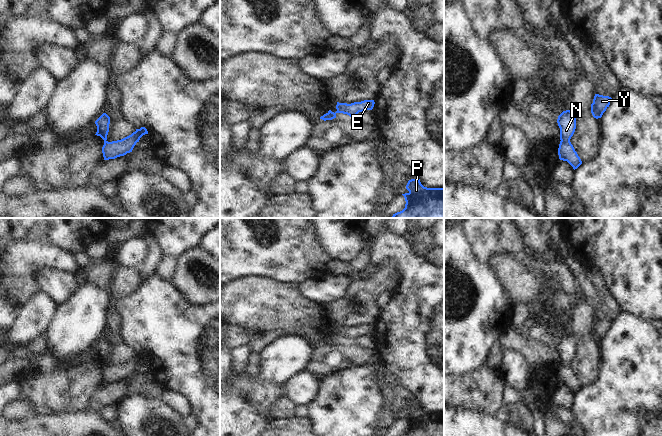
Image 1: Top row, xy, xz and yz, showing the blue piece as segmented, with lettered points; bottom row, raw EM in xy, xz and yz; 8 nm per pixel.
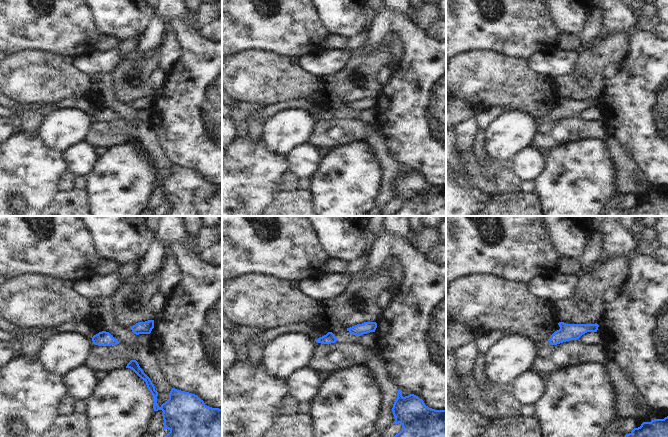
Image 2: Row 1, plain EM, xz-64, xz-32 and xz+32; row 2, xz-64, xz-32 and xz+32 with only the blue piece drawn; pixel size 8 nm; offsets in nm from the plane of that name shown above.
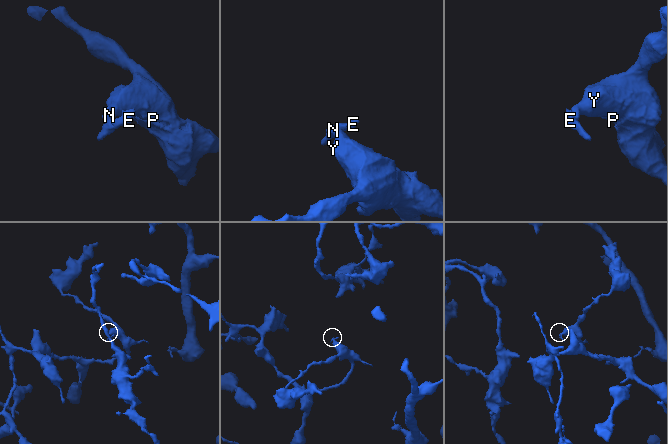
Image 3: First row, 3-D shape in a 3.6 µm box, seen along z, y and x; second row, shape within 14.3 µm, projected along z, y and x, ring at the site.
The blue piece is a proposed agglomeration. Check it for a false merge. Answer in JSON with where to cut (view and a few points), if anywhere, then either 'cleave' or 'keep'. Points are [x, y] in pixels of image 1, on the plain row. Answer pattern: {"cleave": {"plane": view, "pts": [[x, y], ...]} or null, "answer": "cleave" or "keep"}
{"cleave": {"plane": "yz", "pts": [[561, 364], [569, 365]]}, "answer": "cleave"}

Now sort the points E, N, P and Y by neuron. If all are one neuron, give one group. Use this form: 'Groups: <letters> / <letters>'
Groups: E / N P Y

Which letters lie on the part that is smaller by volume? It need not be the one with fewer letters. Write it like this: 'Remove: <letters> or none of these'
Remove: E

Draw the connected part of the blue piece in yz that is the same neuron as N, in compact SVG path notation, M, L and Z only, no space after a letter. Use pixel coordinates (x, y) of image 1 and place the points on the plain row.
M570 334L563 335L557 343L560 352L560 364L570 365L576 353L576 339Z

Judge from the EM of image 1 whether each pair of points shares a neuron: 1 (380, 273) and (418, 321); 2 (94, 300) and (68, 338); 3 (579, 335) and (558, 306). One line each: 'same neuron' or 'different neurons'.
1: different neurons
2: same neuron
3: different neurons

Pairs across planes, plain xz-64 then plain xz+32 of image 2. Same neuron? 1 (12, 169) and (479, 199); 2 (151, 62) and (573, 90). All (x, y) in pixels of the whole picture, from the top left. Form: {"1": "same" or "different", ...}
{"1": "same", "2": "same"}

